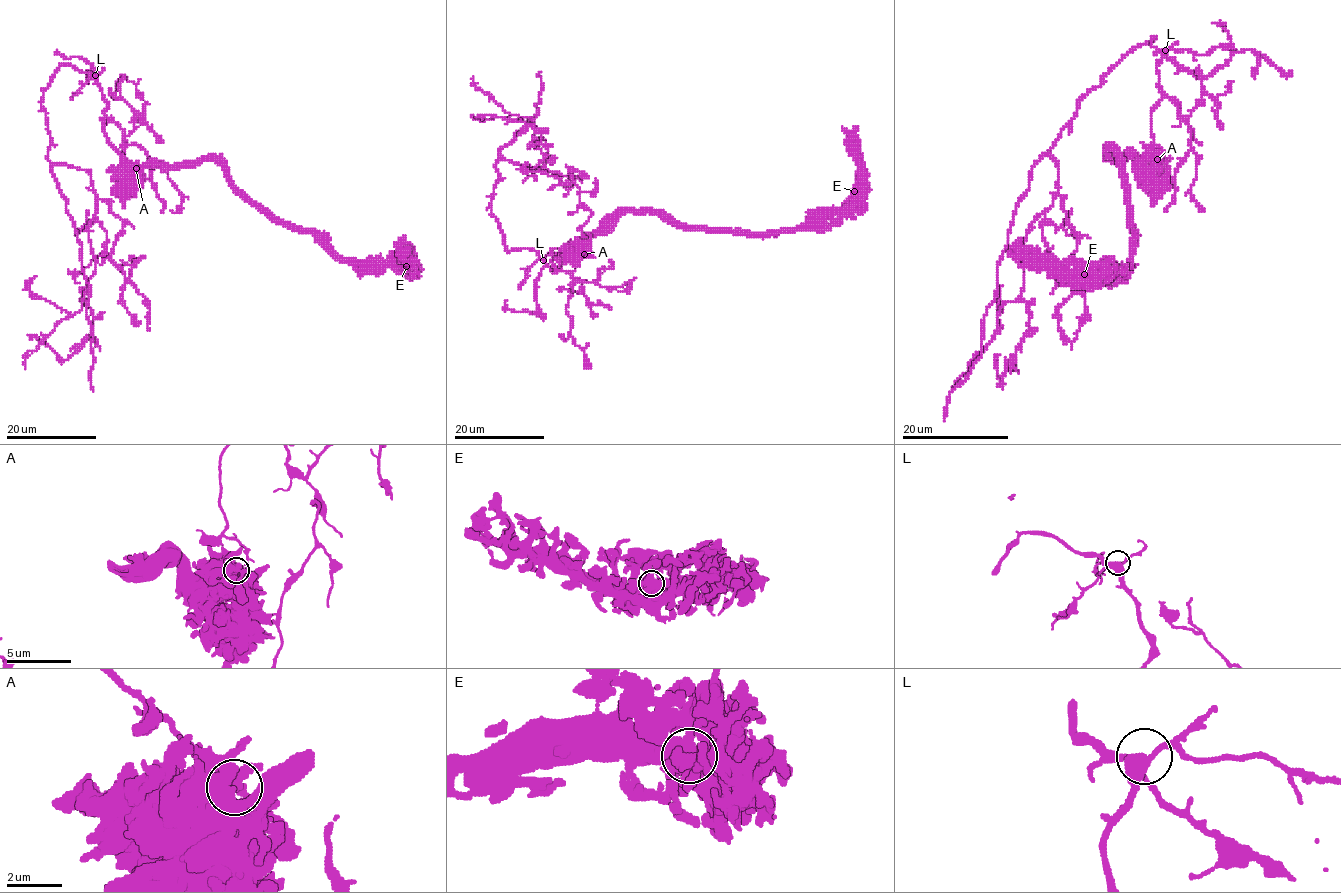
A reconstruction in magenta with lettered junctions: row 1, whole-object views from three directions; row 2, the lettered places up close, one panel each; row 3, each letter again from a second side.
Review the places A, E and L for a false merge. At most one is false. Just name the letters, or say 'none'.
A

